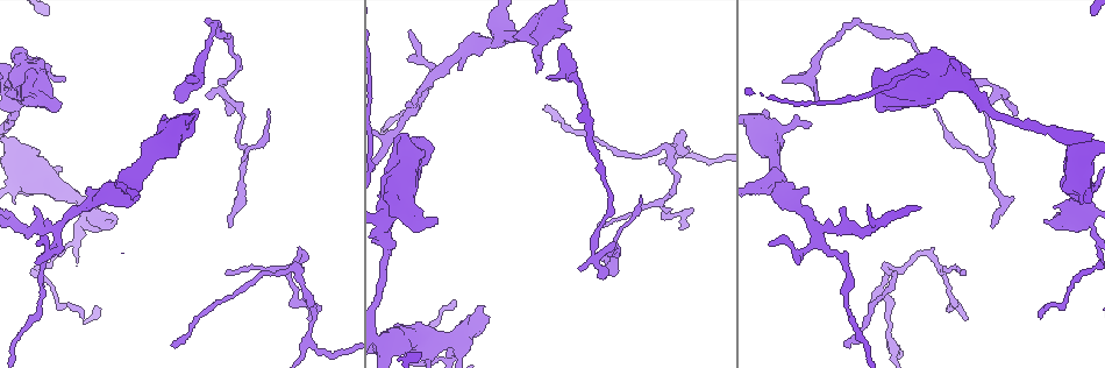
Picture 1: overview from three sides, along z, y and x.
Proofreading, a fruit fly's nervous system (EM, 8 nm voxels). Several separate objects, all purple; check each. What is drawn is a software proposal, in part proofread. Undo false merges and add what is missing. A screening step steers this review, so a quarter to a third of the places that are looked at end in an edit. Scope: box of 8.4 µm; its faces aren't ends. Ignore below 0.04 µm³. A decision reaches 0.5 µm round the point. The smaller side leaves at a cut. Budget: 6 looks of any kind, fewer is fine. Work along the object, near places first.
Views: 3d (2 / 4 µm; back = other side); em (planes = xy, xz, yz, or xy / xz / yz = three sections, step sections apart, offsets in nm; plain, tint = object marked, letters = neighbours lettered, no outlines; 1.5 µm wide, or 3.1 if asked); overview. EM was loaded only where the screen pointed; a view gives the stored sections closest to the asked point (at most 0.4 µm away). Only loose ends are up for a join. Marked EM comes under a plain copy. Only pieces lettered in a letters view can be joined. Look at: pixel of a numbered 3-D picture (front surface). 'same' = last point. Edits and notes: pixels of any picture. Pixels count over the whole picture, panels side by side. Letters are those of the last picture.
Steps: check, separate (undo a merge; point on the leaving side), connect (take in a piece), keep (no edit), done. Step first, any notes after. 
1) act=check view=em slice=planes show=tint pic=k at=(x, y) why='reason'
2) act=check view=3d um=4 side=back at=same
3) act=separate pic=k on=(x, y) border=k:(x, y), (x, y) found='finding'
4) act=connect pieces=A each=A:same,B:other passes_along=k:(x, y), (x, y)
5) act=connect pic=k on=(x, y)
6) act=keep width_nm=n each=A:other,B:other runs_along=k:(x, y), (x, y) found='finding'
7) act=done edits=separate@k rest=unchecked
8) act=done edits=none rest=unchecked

act=check view=3d um=4 pic=1 at=(594, 255) why='sharp bend'

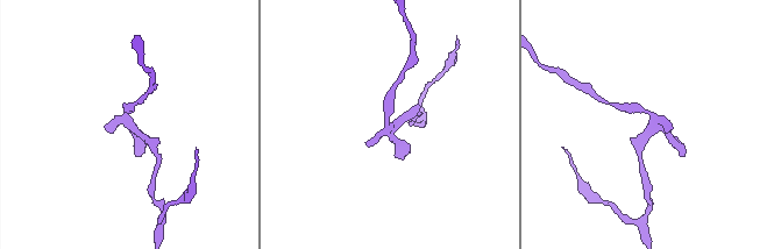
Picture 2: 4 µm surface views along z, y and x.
act=check view=em slice=planes show=letters pic=2 at=(386, 125)

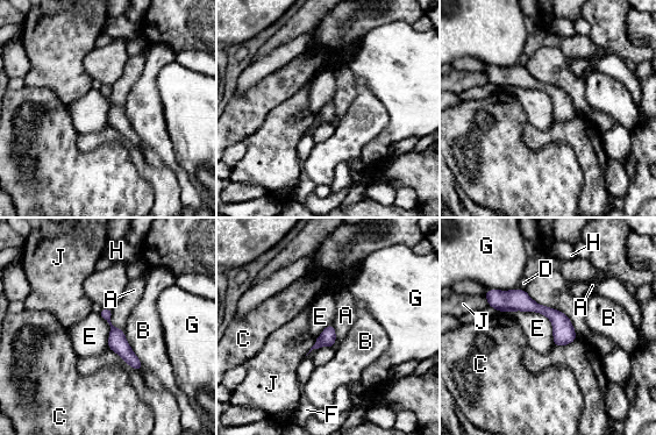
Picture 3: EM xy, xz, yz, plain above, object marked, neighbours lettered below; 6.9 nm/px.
act=keep width_nm=110 each=A:other,B:other,C:other,D:other,E:other,F:other,G:other,H:other,J:other border=3:(511, 312), (542, 313), (555, 346) found='one neuron here'

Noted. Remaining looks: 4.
act=check view=em slice=xz step=4 show=letters pic=1 at=(564, 43)

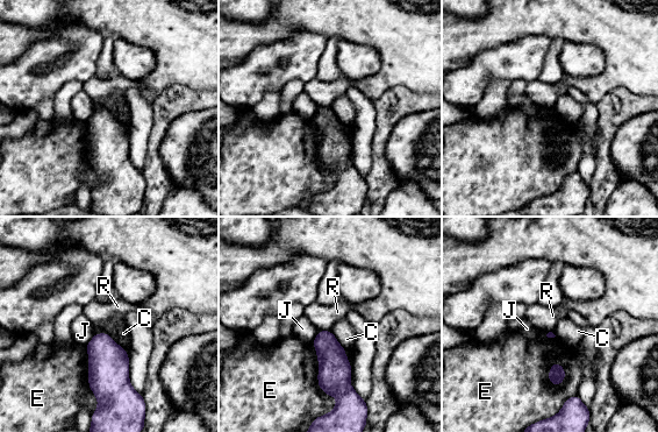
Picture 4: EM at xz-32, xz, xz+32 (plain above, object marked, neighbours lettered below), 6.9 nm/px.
act=check view=em slice=planes show=letters at=same

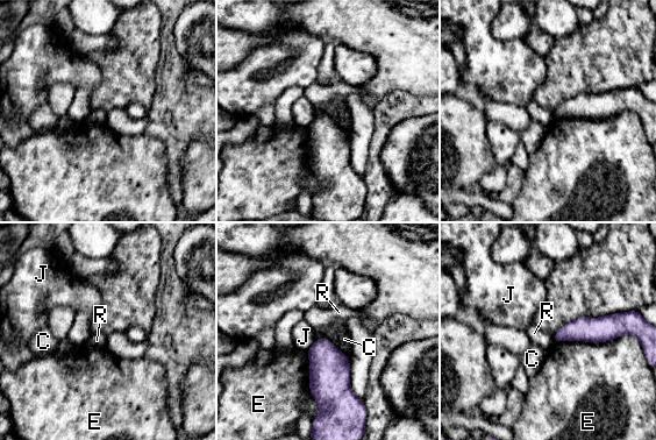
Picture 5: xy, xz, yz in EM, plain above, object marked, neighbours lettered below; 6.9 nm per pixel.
act=keep width_nm=140 each=C:other,E:other,J:other,R:other runs_along=5:(621, 328), (578, 330), (556, 336) found='no lettered piece goes on from it'

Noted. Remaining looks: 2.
act=check view=em slice=xz step=4 show=tint pic=1 at=(130, 176) why='three arms meet'

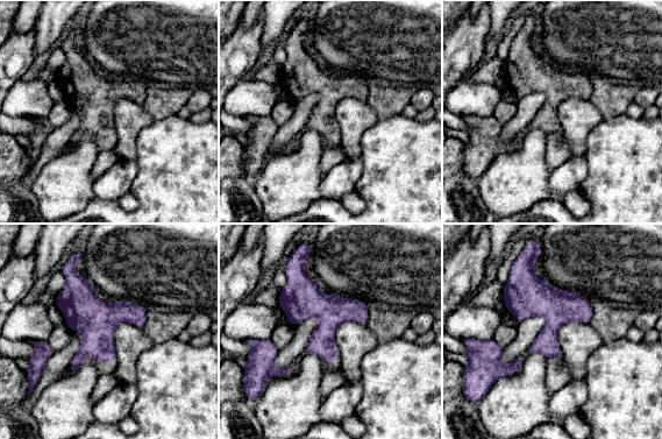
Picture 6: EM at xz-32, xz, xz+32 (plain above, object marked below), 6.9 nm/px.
act=check view=em slice=planes show=letters at=same

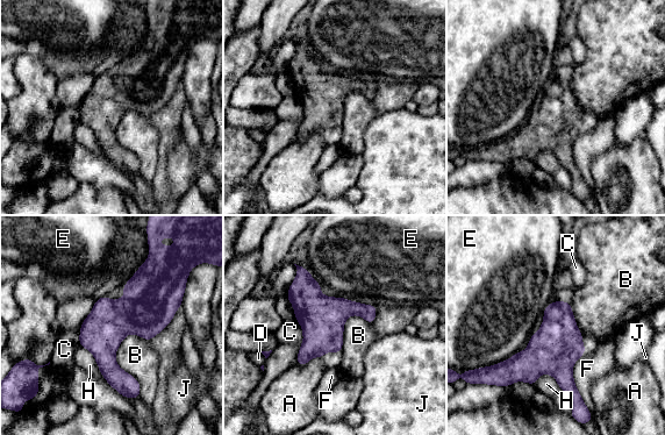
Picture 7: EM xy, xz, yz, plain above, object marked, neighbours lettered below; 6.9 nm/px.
act=keep width_nm=300 each=A:other,B:other,C:other,D:other,E:other,F:other,H:other,J:other border=7:(128, 333), (115, 362), (138, 397) found='continuous, no second neuron'

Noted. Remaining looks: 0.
act=done edits=none rest=unchecked

